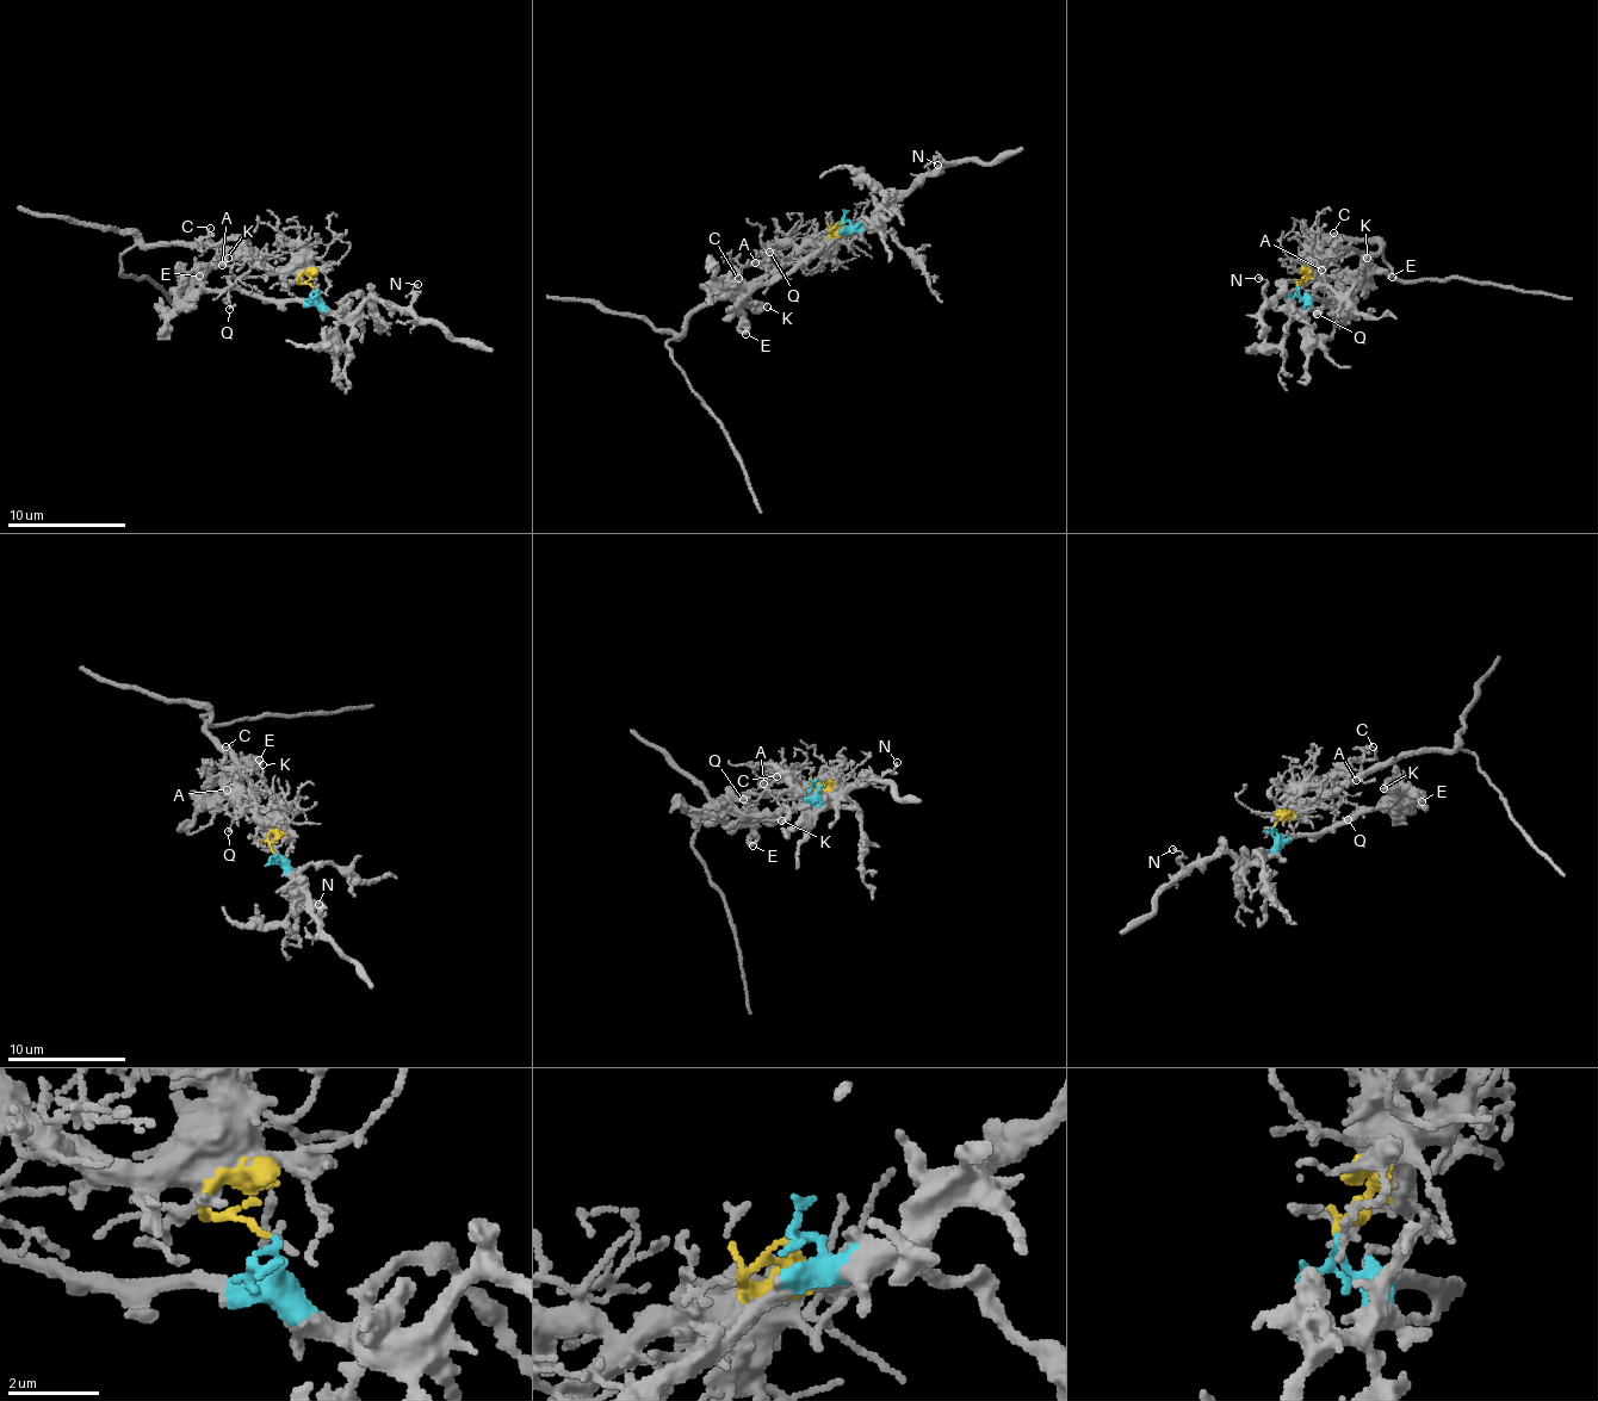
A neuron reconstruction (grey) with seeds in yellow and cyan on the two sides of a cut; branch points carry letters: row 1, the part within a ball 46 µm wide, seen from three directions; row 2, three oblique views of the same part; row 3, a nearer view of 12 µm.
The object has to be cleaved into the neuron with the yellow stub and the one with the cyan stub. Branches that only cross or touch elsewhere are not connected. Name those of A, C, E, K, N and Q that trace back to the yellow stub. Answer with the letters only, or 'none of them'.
A, C, Q

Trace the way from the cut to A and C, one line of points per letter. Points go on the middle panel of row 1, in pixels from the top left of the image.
A: (844, 219), (821, 237), (778, 243), (755, 261)
C: (844, 219), (821, 237), (775, 243), (742, 272), (739, 279)

